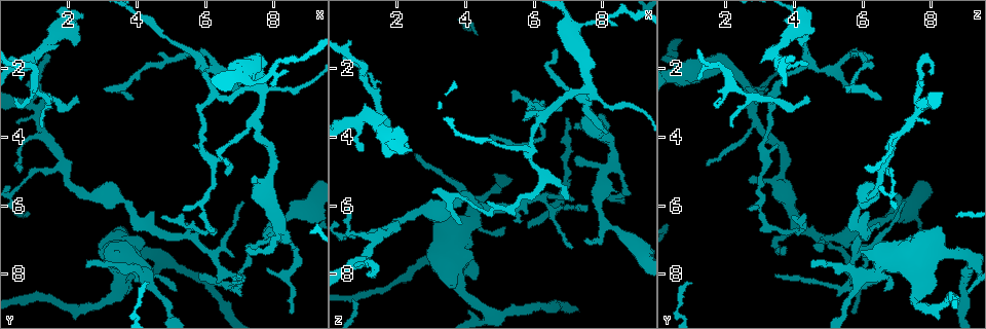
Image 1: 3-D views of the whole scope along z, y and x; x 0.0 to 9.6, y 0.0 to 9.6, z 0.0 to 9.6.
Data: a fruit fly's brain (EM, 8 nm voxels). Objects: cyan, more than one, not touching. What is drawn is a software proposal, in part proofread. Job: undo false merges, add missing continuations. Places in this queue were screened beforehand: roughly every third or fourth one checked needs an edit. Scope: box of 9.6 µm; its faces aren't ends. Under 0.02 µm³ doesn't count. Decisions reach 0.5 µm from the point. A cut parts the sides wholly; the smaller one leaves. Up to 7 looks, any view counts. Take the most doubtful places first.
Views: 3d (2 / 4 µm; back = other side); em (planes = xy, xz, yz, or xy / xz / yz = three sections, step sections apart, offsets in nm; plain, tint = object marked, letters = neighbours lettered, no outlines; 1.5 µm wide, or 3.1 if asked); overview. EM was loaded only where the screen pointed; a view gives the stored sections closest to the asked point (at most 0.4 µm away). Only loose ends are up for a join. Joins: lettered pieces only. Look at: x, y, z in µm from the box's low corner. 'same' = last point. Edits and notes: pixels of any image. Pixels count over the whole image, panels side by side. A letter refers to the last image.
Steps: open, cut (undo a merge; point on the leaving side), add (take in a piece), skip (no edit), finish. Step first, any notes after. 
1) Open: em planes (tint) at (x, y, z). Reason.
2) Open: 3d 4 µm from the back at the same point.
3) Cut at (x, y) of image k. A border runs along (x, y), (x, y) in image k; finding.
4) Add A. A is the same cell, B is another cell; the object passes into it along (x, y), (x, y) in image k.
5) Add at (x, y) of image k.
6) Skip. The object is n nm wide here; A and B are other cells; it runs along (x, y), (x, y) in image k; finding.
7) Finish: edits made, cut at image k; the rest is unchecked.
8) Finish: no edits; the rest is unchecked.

Open: 3d 4 µm at (0.90, 3.00, 7.65). Branch point.

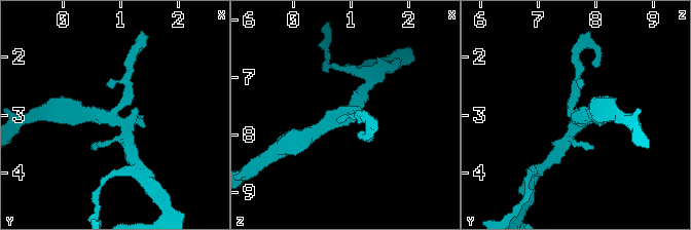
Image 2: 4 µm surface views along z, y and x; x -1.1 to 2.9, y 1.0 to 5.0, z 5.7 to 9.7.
Open: em planes (plain) at (0.95, 3.05, 7.65). Shape alone is not enough.

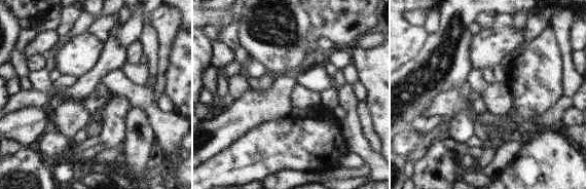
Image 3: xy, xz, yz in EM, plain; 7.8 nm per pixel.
Open: em planes (letters) at the same point.

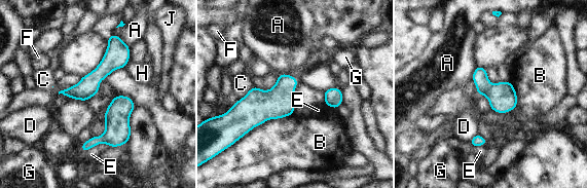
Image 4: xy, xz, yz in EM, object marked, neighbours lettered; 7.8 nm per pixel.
Skip. A, B, C, D, E, F, G, H and J are other cells; continuous, no second neuron.

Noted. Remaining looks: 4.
Open: em planes (letters) at (1.05, 1.90, 4.40). Thin end.

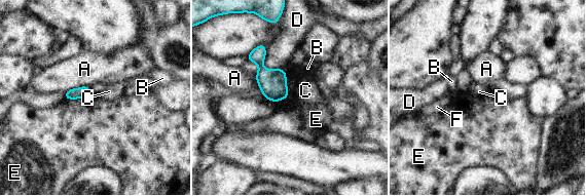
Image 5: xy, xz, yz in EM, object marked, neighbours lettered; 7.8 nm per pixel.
Skip. The object is 100 nm wide here; A, B, C, D, E and F are other cells; a border runs along (92, 95), (65, 100) in image 5; none of them fits.

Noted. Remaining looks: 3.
Open: em xy step 8 (tint) at (7.70, 5.45, 3.60). Thick turns thin.

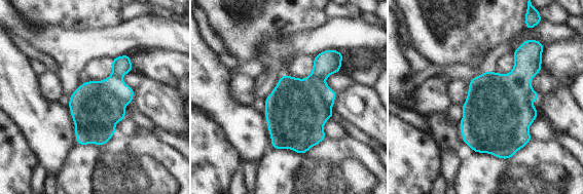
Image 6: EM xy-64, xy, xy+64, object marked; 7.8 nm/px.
Open: em xy step 8 (letters) at the same point. See the neighbours.

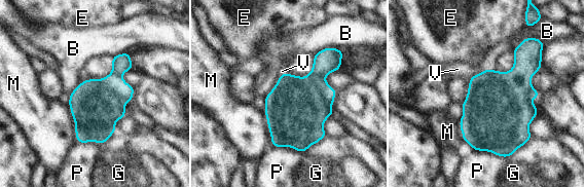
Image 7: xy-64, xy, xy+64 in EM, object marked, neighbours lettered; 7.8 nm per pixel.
Skip. The longest contact is with M, 300 nm; B, E, G, M, P and V are other cells; a border runs along (485, 68), (488, 69) in image 7; all the same neuron.

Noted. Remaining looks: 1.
Finish: no edits; the rest is unchecked.

